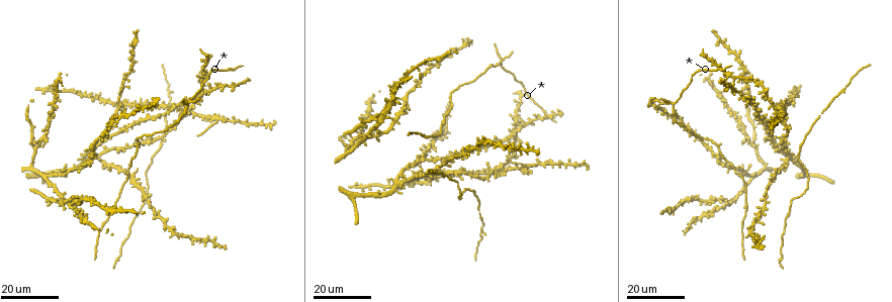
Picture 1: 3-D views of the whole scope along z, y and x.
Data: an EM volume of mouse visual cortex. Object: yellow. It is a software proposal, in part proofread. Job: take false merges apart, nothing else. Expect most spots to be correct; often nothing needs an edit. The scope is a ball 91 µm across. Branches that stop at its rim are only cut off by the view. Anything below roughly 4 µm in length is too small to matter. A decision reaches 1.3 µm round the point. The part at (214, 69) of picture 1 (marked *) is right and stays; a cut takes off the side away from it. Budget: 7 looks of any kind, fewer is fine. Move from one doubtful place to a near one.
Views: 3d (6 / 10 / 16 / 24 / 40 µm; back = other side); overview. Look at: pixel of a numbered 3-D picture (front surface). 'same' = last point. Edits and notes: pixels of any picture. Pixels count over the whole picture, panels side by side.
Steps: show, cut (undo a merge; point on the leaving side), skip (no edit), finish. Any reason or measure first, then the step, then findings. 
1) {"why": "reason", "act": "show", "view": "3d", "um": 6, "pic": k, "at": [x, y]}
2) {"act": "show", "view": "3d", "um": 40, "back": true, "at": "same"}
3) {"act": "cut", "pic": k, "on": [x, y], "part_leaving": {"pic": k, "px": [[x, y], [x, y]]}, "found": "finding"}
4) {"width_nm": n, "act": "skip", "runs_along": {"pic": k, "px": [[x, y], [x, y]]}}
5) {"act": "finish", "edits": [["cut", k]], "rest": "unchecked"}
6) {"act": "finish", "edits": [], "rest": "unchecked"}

{"why": "three arms meet", "act": "show", "view": "3d", "um": 24, "pic": 1, "at": [456, 175]}

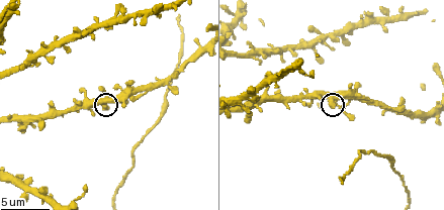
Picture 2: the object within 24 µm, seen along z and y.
{"act": "show", "view": "3d", "um": 6, "pic": 2, "at": [333, 103]}

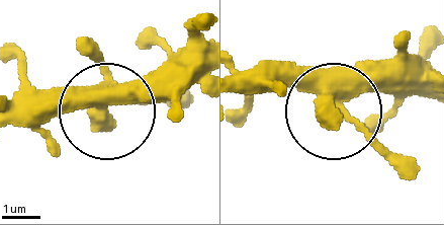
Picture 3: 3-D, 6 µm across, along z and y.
{"act": "skip", "found": "all the same neuron"}

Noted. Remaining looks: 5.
{"why": "four arms meet", "act": "show", "view": "3d", "um": 24, "pic": 1, "at": [401, 184]}

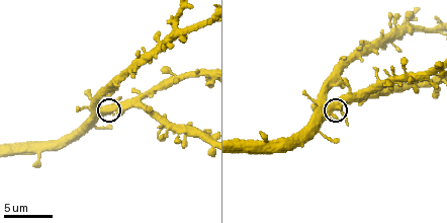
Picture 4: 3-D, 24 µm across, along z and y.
{"why": "zoom in", "act": "show", "view": "3d", "um": 6, "pic": 4, "at": [334, 109]}

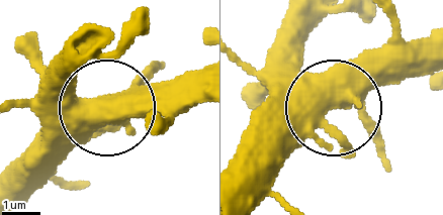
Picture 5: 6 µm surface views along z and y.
{"arms": 4, "act": "skip", "found": "continuous, no second neuron"}

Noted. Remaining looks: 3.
{"why": "three-way junction", "act": "show", "view": "3d", "um": 24, "pic": 1, "at": [502, 168]}

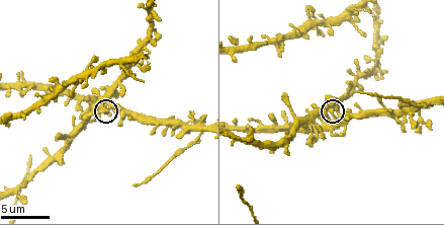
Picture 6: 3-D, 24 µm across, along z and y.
{"act": "show", "view": "3d", "um": 10, "pic": 6, "at": [327, 115]}

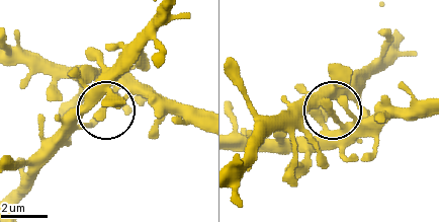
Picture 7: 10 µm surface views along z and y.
{"width_nm": 260, "act": "skip", "found": "continuous, no second neuron"}

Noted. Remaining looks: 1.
{"act": "finish", "edits": [], "rest": "unchecked"}

